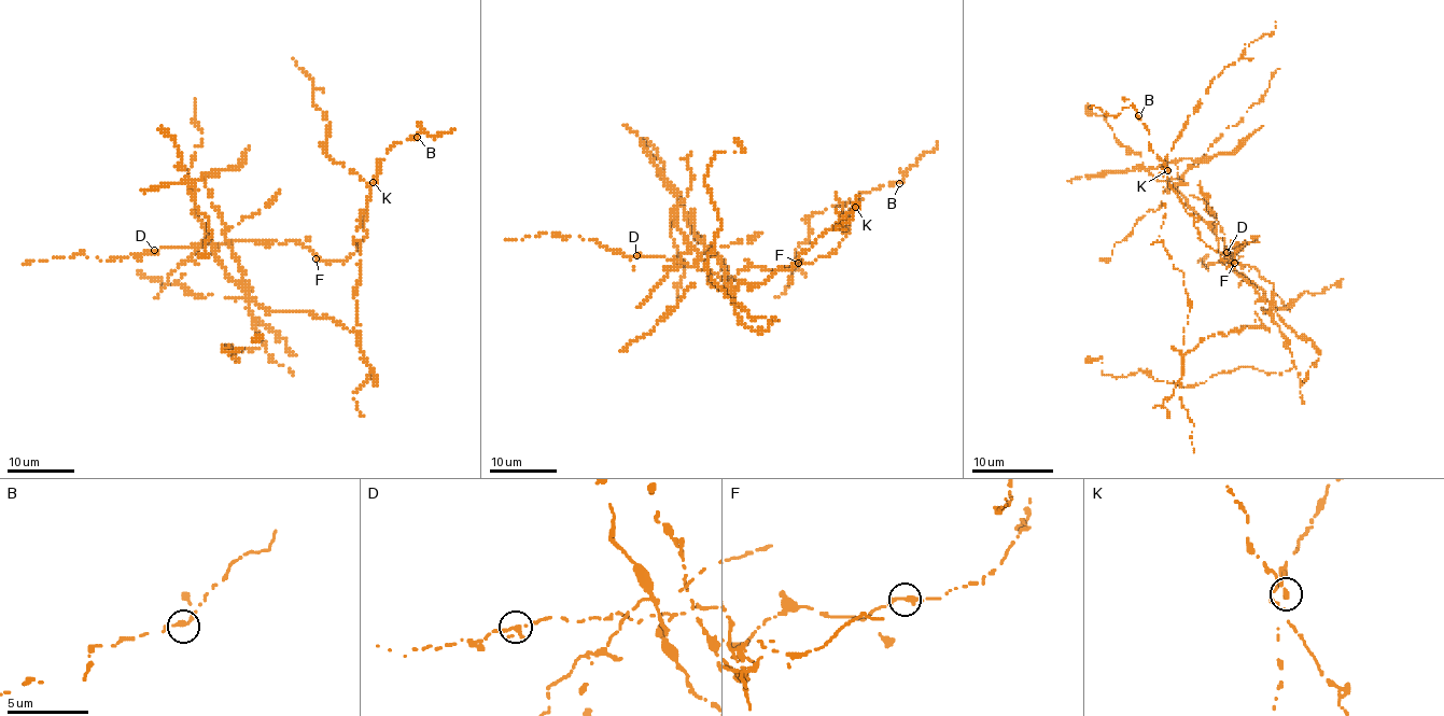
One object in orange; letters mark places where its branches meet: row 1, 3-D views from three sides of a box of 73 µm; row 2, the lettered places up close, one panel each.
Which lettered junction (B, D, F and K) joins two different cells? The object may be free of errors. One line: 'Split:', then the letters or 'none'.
Split: K

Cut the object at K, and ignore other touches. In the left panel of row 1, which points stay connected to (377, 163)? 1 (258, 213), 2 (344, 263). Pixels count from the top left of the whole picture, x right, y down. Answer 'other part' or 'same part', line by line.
1: other part
2: same part

